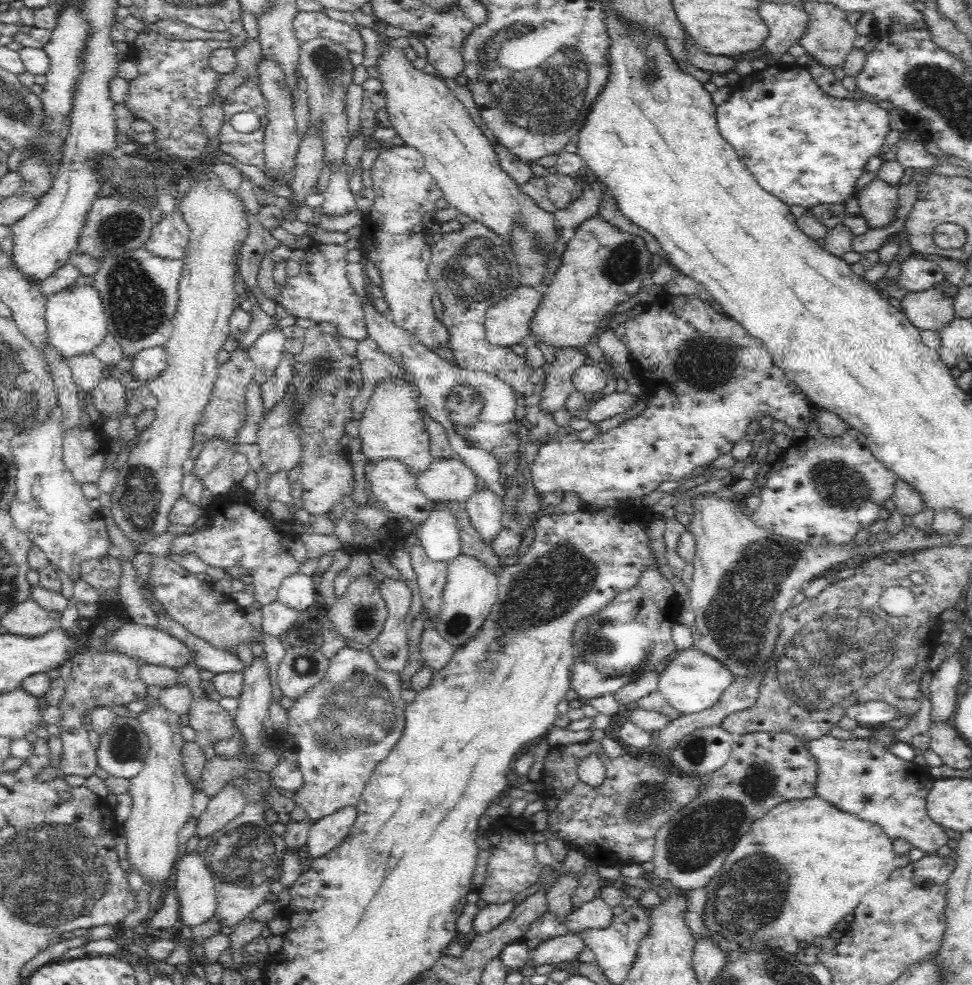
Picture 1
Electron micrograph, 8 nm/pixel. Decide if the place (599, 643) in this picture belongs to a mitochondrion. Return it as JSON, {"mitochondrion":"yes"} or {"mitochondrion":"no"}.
{"mitochondrion":"yes"}

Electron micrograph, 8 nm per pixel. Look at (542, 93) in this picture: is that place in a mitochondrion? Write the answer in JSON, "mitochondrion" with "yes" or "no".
{"mitochondrion":"yes"}

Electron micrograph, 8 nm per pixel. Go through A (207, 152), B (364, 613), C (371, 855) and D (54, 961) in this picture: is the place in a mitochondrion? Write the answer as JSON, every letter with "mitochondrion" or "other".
{"A":"other","B":"mitochondrion","C":"mitochondrion","D":"other"}

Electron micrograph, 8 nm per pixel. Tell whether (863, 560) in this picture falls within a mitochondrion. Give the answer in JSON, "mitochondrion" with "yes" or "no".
{"mitochondrion":"no"}

